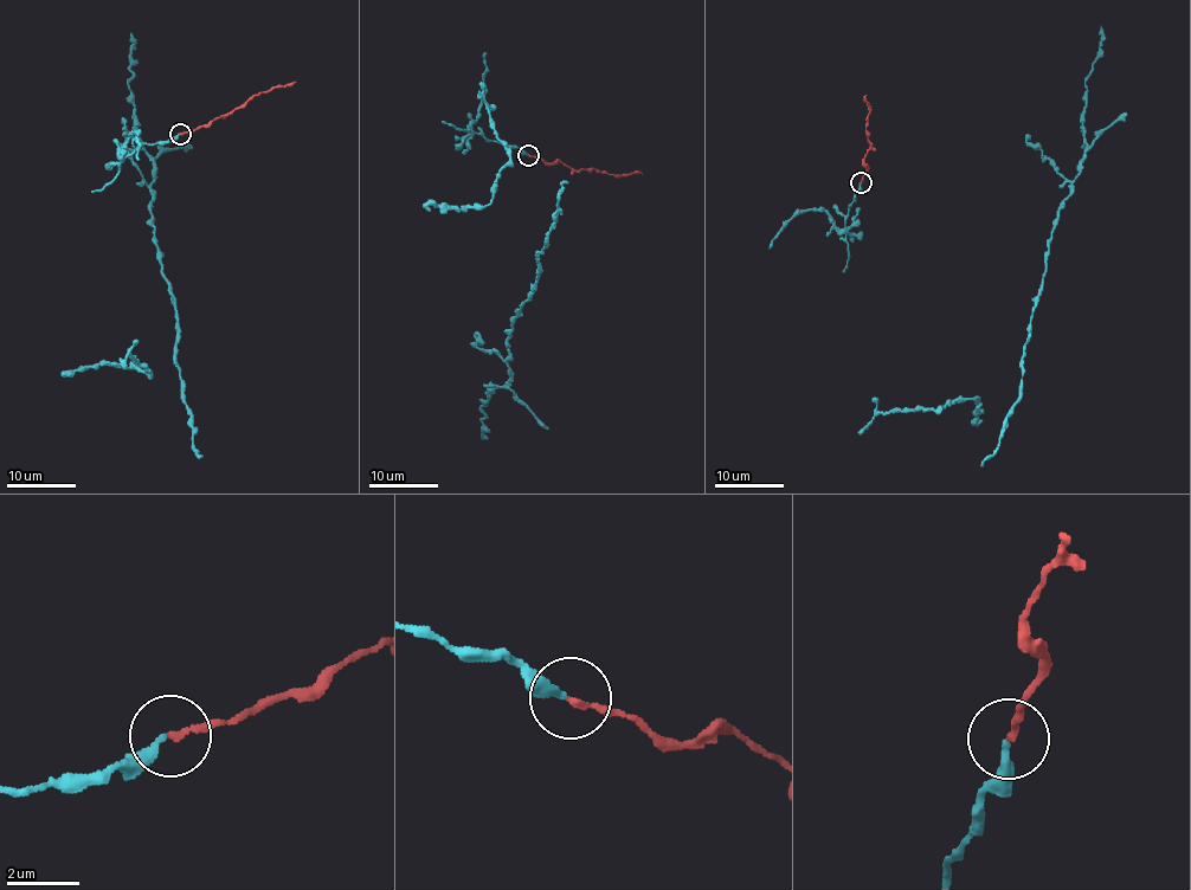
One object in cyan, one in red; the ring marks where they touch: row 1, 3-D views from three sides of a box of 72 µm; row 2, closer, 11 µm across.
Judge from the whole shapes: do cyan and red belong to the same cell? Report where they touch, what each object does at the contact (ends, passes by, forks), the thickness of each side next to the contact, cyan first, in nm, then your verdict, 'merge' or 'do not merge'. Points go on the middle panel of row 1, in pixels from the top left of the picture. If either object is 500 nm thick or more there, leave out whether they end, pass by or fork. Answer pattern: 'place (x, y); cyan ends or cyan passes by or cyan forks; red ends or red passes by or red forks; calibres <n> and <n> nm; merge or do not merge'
place (528, 155); cyan ends; red ends; calibres 280 and 170 nm; do not merge

